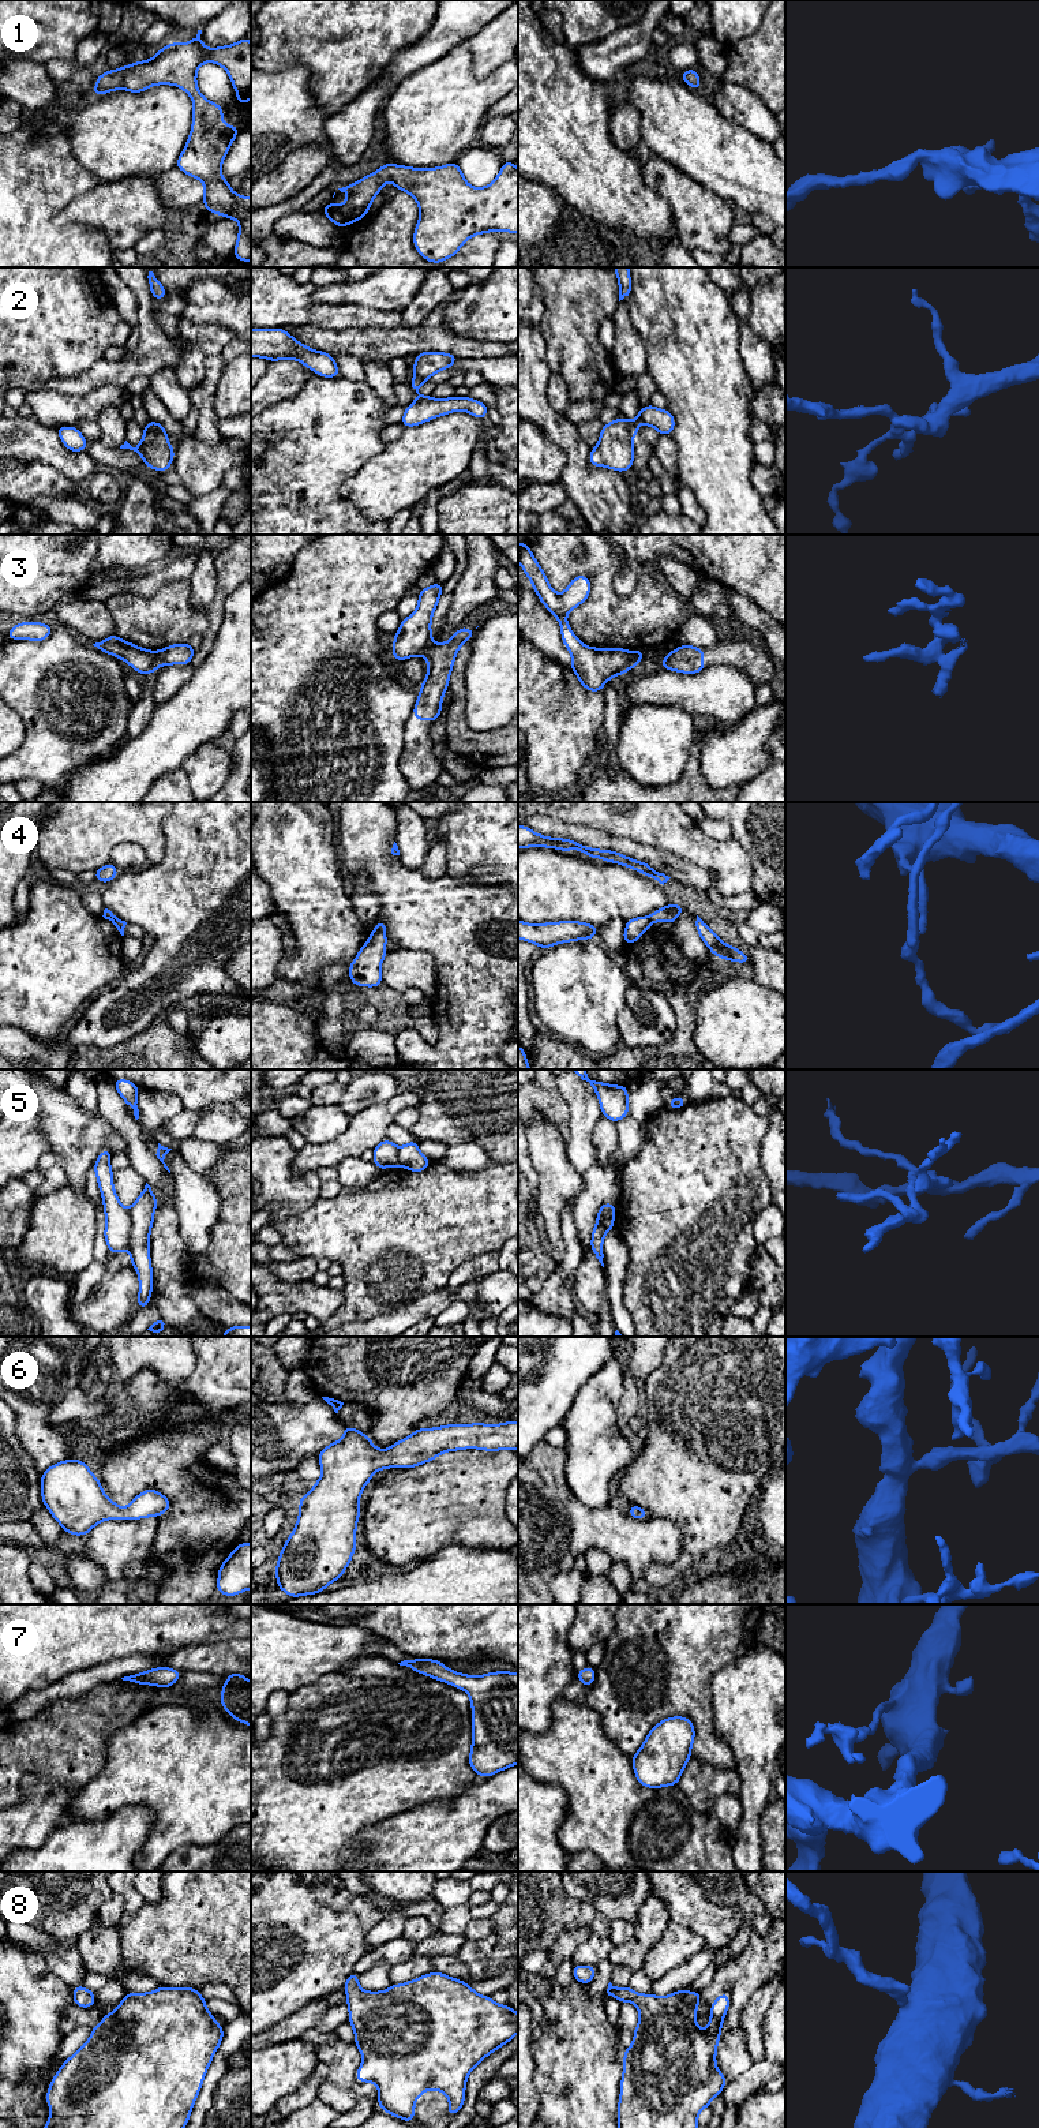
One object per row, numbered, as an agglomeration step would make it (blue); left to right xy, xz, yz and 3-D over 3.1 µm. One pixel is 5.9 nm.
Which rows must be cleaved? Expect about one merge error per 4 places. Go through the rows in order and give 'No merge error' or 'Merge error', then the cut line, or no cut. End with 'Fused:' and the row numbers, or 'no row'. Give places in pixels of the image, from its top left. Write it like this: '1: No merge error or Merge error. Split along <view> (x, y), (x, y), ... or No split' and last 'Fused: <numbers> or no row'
1: No merge error. No split
2: Merge error. Split along yz (629, 422), (631, 438)
3: Merge error. Split along xy (156, 652), (160, 664)
4: Merge error. Split along xz (375, 929), (383, 933)
5: Merge error. Split along xy (127, 1210), (131, 1218), (128, 1246)
6: No merge error. No split
7: No merge error. No split
8: No merge error. No split
Fused: 2, 3, 4, 5

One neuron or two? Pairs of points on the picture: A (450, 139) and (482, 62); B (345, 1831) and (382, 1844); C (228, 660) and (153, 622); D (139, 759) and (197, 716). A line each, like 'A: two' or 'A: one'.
A: two
B: two
C: two
D: one

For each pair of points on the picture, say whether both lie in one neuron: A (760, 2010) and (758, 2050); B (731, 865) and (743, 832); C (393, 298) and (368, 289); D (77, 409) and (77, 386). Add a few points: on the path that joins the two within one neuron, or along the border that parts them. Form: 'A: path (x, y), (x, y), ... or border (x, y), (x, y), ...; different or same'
A: path (754, 2019), (754, 2041); same
B: border (731, 838), (745, 850), (754, 872); different
C: path (387, 292), (374, 291); same
D: border (107, 385), (98, 385), (81, 396), (45, 390); different

